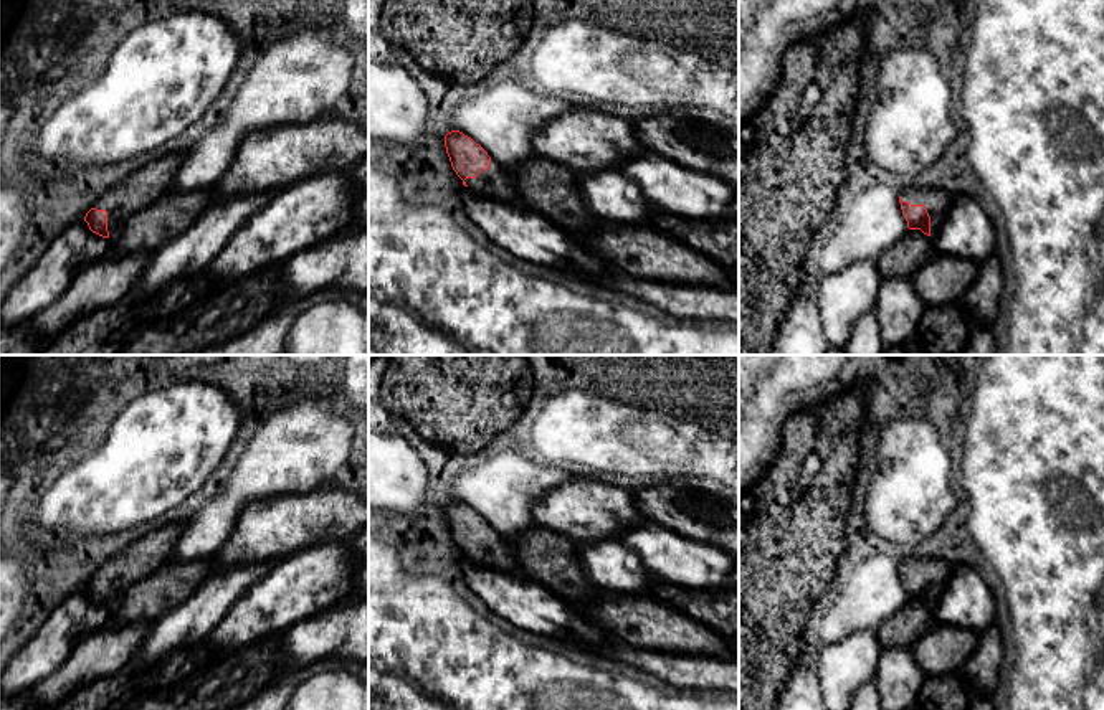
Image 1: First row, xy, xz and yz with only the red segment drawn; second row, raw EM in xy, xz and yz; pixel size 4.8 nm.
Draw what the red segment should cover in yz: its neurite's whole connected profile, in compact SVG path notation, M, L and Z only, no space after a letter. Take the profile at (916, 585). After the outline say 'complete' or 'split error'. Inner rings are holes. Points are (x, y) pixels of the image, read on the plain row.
M904 558L899 573L909 599L921 599L934 608L940 599L955 566L939 558Z | split error

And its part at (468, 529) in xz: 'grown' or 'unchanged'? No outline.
grown

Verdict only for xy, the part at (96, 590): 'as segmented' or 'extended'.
extended

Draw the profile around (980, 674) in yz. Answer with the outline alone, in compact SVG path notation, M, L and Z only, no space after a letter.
M993 622L978 634L978 642L962 670L962 679L972 698L992 697L998 685L998 670L1003 662L1002 632Z

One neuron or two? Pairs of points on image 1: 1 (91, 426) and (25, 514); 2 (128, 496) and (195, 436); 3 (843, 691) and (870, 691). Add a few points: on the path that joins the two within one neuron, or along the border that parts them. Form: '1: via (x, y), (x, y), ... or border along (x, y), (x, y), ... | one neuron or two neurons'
1: via (68, 441), (30, 479), (27, 491) | one neuron
2: via (142, 479), (179, 443) | one neuron
3: border along (873, 677), (856, 692) | two neurons

